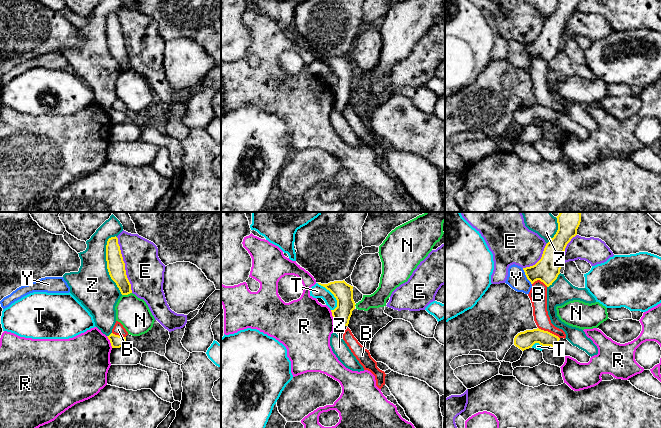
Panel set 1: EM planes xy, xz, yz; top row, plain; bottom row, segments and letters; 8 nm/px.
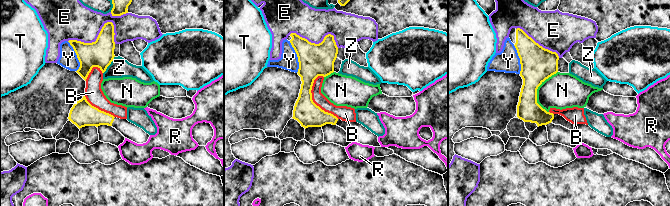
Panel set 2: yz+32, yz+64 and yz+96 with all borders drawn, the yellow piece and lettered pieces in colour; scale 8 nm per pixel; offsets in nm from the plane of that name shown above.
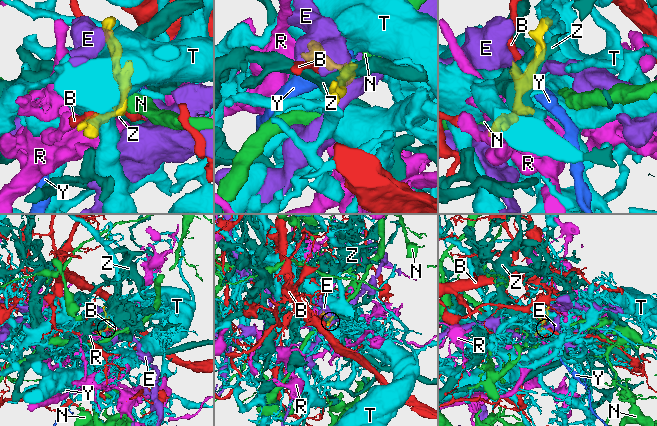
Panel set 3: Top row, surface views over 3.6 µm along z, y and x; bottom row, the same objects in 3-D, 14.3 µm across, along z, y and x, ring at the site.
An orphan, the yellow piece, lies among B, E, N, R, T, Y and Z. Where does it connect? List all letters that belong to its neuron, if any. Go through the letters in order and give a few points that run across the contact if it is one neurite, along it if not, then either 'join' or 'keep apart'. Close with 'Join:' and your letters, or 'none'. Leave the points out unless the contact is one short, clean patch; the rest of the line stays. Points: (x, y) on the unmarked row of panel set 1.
B: keep apart
E: keep apart
N: xy (131, 68), (122, 71) | keep apart
R: keep apart
T: keep apart
Y: yz (522, 44), (531, 60) | keep apart
Z: keep apart
Join: none

